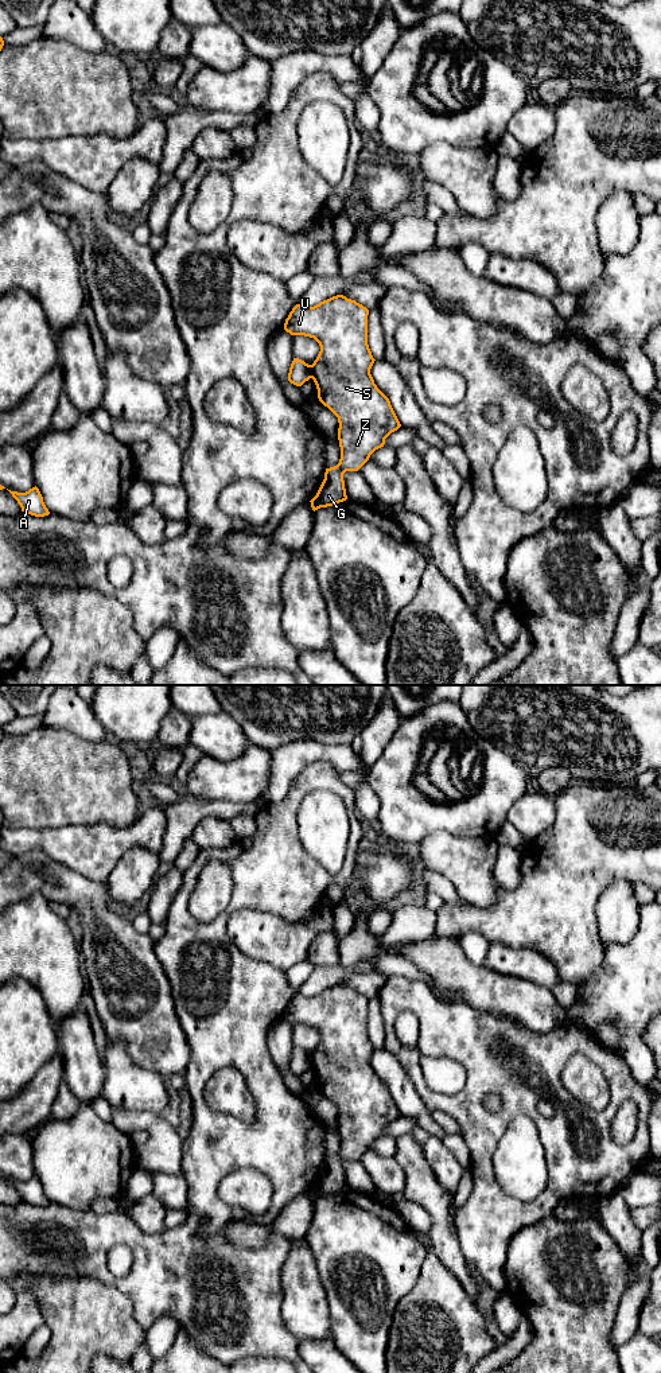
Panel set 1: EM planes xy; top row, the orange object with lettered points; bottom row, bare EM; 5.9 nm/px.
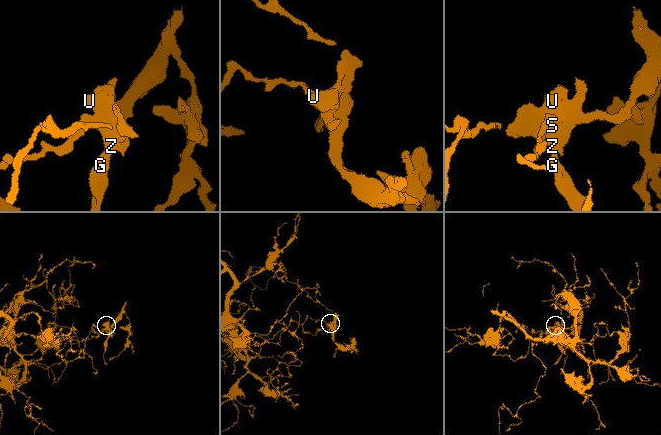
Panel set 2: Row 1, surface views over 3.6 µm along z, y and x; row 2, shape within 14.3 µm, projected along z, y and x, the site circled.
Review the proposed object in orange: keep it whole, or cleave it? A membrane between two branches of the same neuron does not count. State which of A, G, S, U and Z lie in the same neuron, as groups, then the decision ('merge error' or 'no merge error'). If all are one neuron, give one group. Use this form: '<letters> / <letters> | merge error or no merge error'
A / G S U Z | merge error

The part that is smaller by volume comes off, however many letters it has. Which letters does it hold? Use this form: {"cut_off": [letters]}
{"cut_off": ["G", "S", "U", "Z"]}

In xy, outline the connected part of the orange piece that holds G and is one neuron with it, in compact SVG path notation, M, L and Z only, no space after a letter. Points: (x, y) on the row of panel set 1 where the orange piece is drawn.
M337 295L314 307L296 304L284 323L284 330L291 335L310 337L319 343L320 351L310 365L311 378L319 401L339 423L341 459L337 466L326 468L324 479L310 501L314 512L346 501L343 474L358 471L376 450L384 447L385 439L401 427L389 398L377 388L370 374L376 359L368 345L368 315L369 310L362 304Z

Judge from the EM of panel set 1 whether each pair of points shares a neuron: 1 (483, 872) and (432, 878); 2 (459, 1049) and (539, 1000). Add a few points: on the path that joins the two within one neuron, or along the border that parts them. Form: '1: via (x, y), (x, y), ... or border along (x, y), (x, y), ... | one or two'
1: border along (424, 867), (440, 872), (463, 899) | two
2: border along (516, 1019), (532, 1030), (545, 1031) | two

